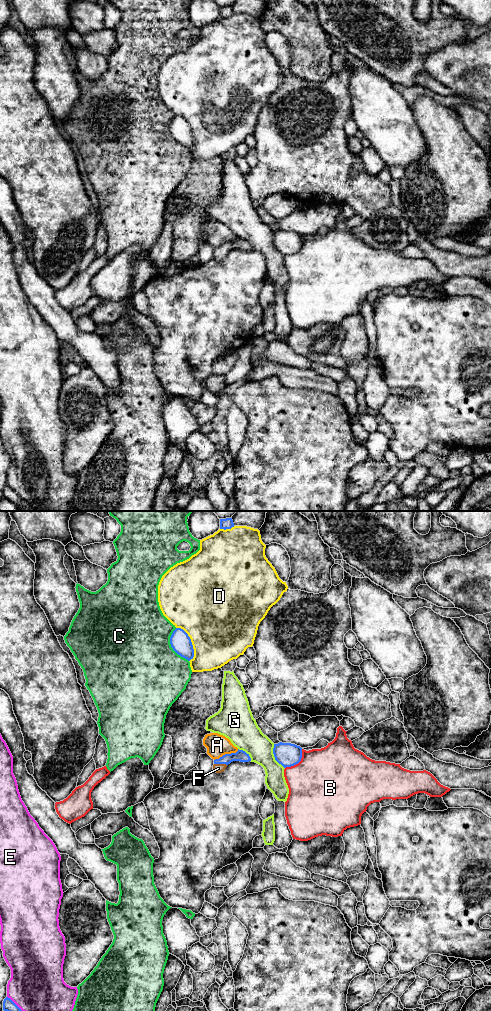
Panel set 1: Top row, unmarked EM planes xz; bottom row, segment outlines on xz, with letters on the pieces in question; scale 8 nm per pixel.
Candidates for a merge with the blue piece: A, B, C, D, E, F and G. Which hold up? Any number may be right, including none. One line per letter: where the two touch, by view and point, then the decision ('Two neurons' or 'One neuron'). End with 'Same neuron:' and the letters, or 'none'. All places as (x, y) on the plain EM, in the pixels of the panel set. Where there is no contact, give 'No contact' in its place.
A: Touches blue at xz (226, 242). Two neurons
B: Touches blue at xz (298, 250). Two neurons
C: Touches blue at xz (171, 134). Two neurons
D: Touches blue at xz (191, 130). Two neurons
E: Touches blue at xz (21, 498). Two neurons
F: Touches blue at xz (220, 251). One neuron
G: Touches blue at xz (274, 244). Two neurons
Same neuron: F

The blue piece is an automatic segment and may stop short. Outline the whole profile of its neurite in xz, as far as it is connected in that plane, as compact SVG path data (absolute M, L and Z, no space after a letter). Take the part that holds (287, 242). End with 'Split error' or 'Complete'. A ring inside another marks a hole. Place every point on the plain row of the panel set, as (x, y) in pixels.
M291 231L274 232L273 242L275 248L284 256L298 252L302 246L302 236Z. Complete

